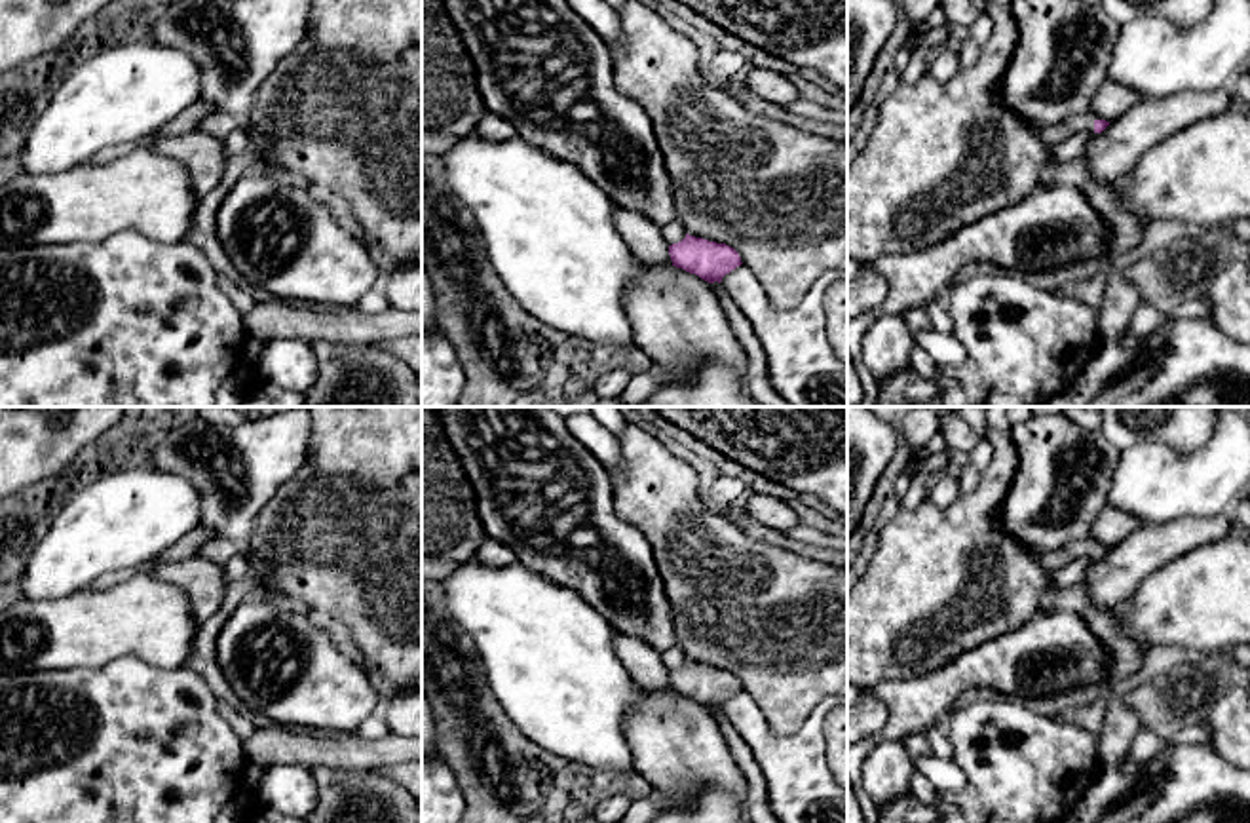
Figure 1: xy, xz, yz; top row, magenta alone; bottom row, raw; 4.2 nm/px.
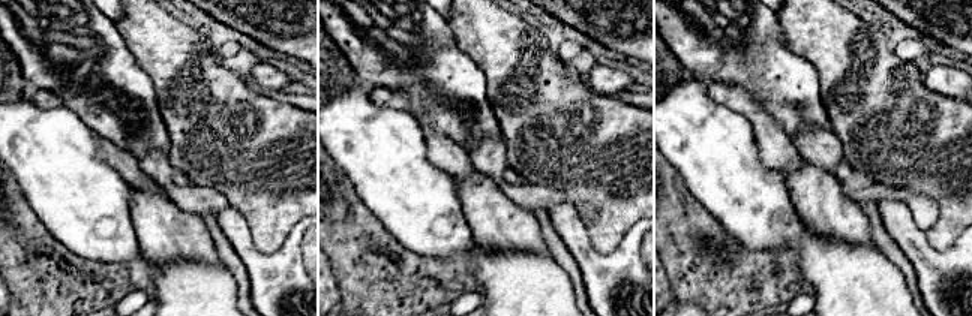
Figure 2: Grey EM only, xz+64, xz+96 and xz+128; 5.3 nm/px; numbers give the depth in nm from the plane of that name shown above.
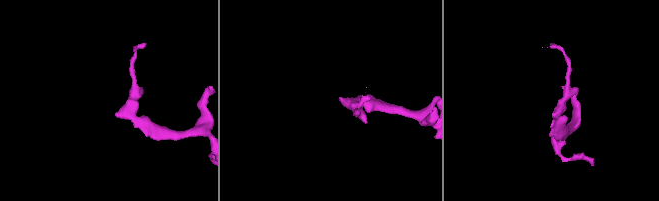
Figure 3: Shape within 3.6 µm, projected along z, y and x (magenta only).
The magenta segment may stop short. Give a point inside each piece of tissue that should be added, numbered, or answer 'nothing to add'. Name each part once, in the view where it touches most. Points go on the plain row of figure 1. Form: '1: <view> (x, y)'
1: yz (1051, 561)

